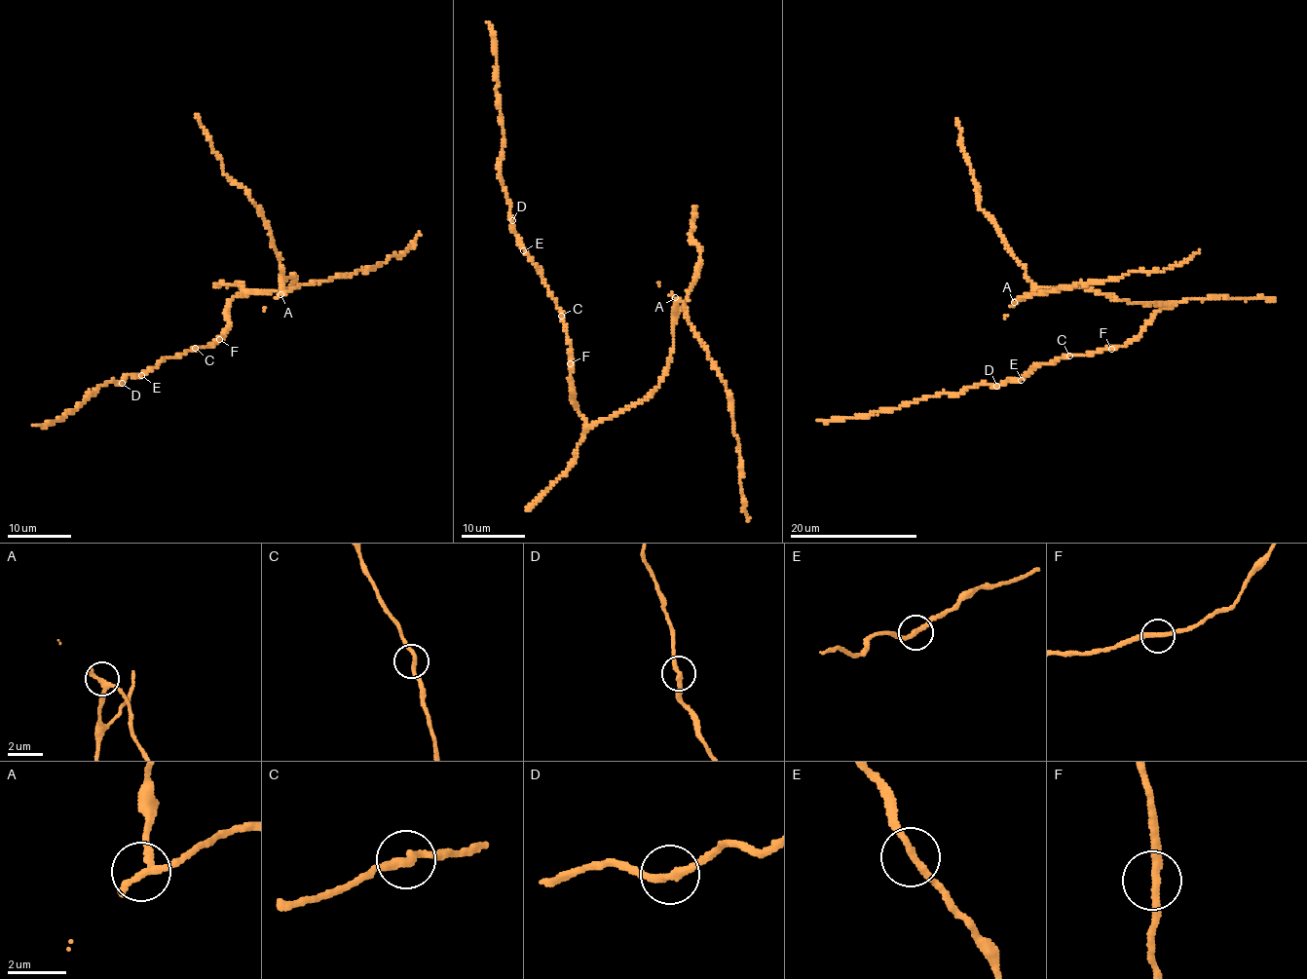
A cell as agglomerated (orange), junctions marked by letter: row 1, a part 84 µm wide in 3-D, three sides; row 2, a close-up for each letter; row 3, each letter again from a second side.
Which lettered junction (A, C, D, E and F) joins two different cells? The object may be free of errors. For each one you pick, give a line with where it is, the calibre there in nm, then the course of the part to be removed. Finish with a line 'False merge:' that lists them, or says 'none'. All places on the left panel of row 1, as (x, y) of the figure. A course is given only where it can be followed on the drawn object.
False merge: none

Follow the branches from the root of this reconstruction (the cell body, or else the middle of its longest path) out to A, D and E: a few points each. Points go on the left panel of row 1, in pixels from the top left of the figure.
A: (232, 299), (245, 292), (290, 289), (294, 283), (294, 275), (292, 278), (280, 281), (280, 294)
D: (232, 299), (227, 314), (229, 326), (214, 344), (163, 358), (138, 377), (128, 375), (121, 382)
E: (232, 299), (227, 314), (229, 326), (223, 337), (210, 346), (191, 348), (177, 357), (163, 358), (141, 375)

